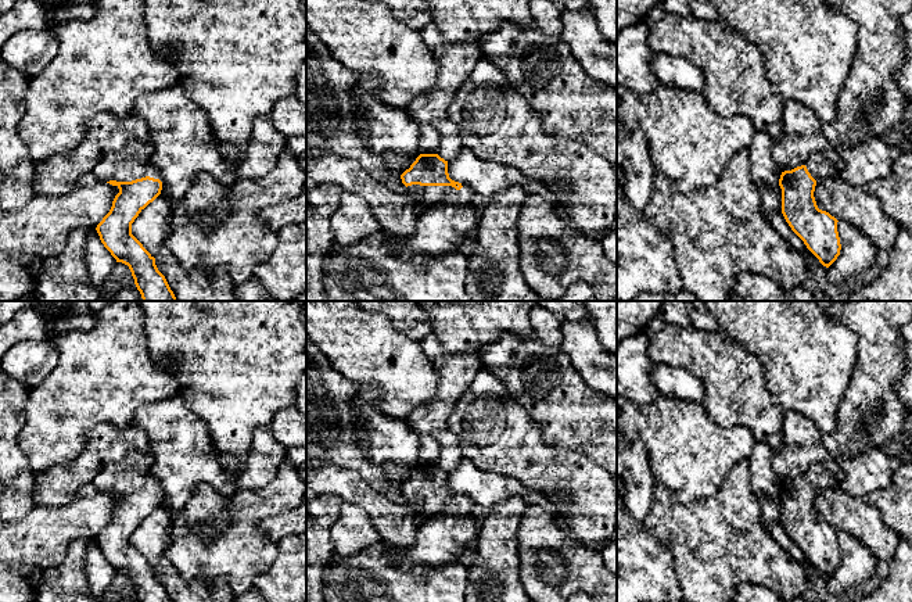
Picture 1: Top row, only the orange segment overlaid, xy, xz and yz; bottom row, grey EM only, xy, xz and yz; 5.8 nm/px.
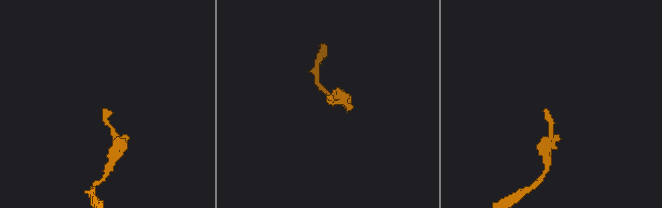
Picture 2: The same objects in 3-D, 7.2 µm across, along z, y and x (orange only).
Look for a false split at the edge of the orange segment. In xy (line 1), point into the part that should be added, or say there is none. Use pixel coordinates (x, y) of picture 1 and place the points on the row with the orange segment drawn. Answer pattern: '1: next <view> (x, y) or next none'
1: next xy (133, 161)

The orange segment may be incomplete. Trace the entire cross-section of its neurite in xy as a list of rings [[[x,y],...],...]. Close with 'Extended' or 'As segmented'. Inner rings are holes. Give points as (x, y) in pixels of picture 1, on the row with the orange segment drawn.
[[[132,141],[93,171],[96,178],[119,189],[96,230],[116,262],[129,266],[143,301],[176,301],[155,258],[132,234],[134,219],[162,190],[159,175],[151,166],[151,153],[151,141]]]. Extended

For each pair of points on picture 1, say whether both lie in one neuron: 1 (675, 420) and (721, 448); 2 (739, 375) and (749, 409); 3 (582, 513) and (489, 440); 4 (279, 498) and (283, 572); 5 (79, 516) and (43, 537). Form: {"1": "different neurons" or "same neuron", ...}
{"1": "same neuron", "2": "same neuron", "3": "same neuron", "4": "different neurons", "5": "same neuron"}

